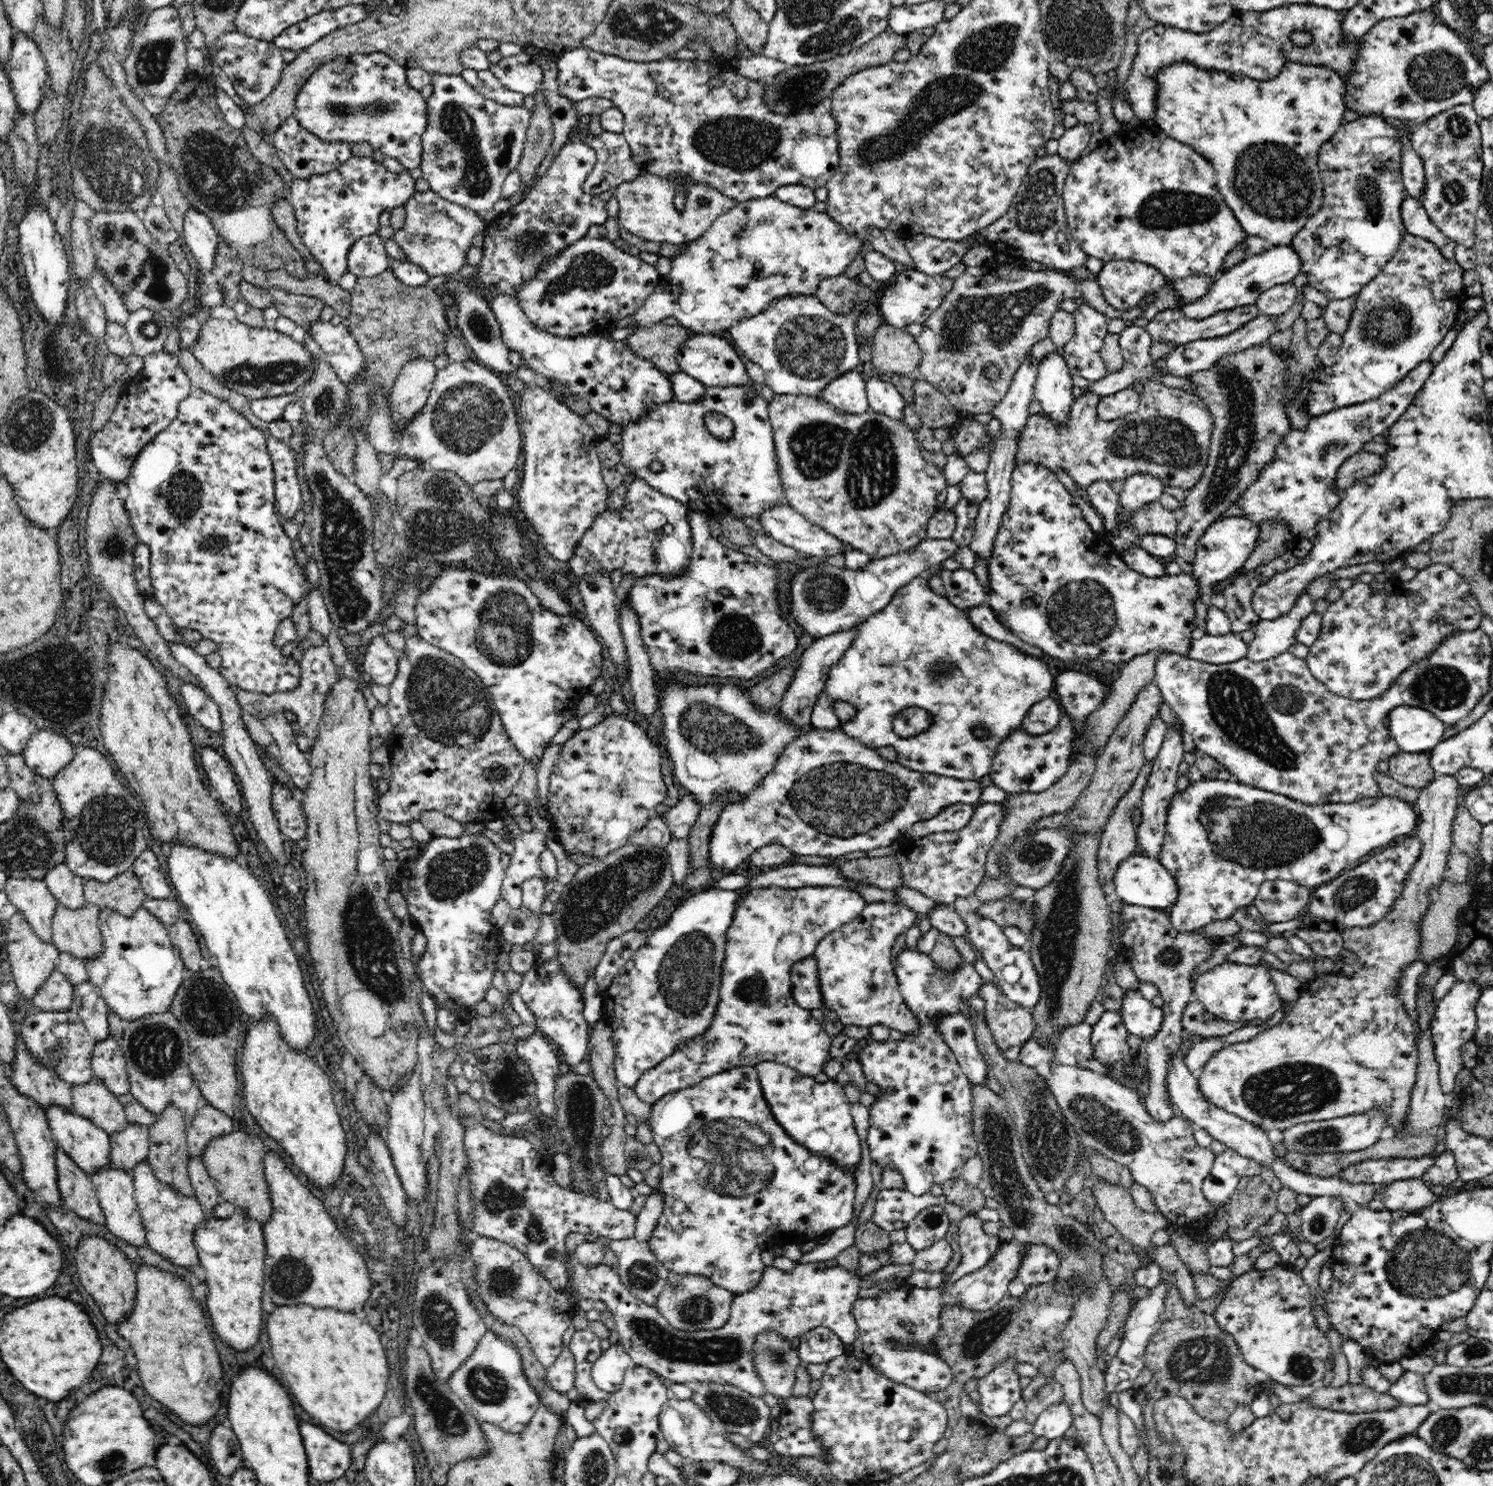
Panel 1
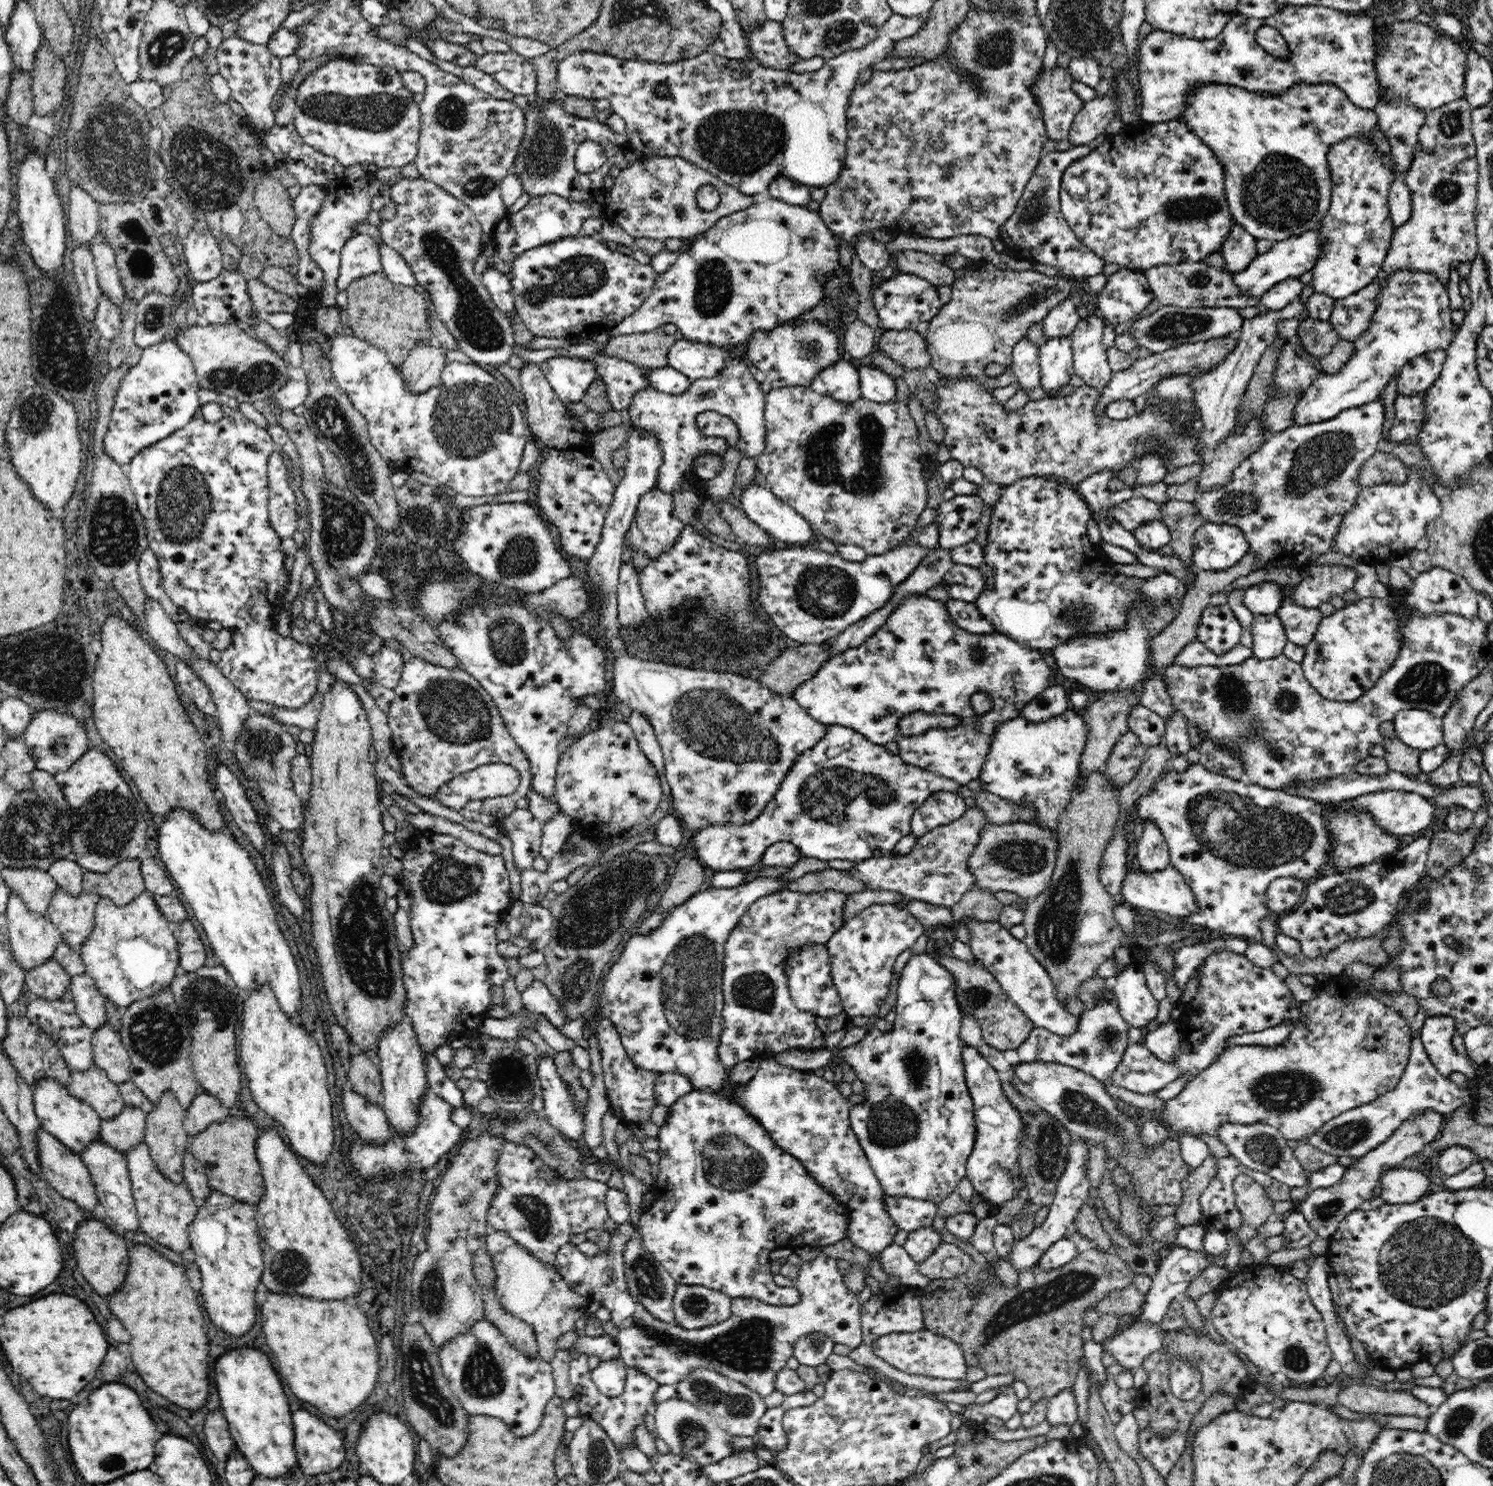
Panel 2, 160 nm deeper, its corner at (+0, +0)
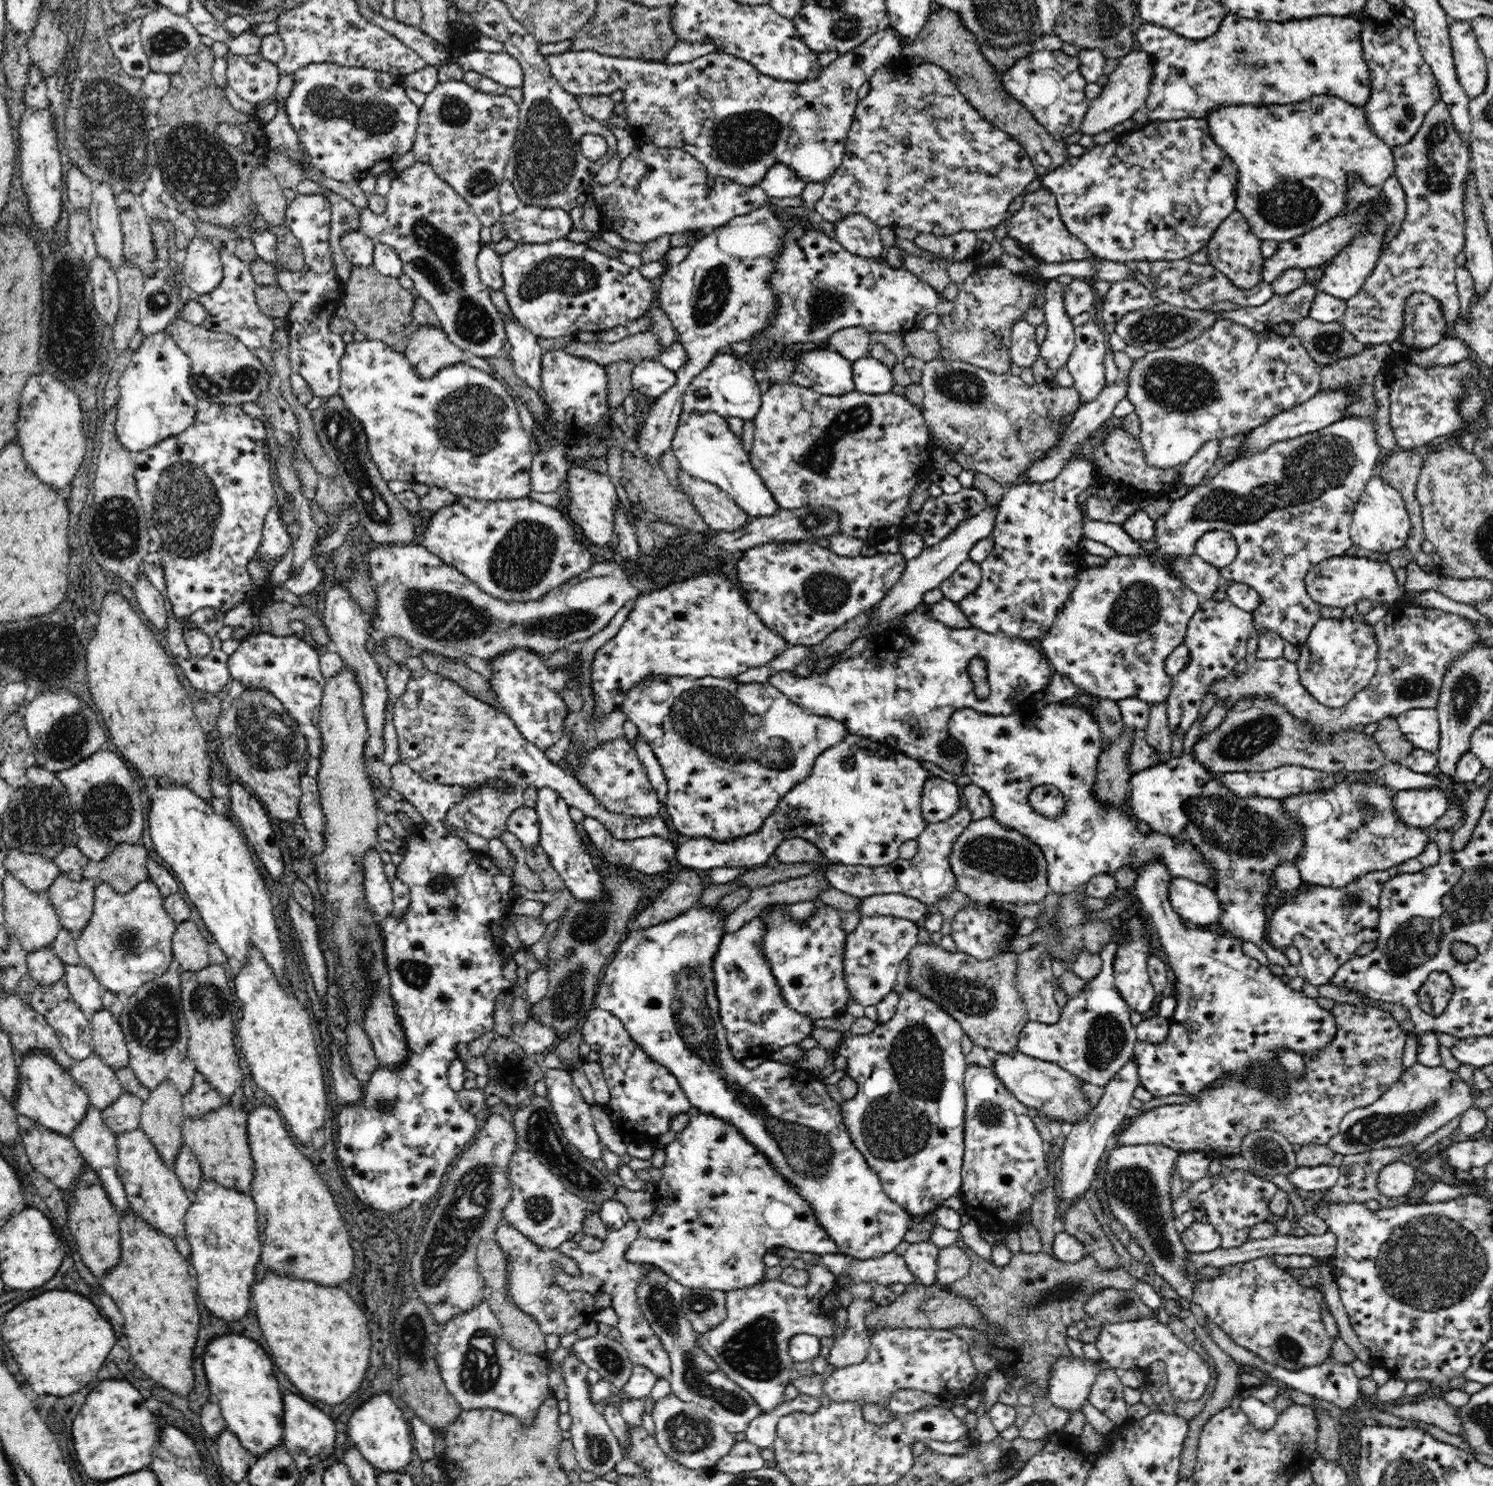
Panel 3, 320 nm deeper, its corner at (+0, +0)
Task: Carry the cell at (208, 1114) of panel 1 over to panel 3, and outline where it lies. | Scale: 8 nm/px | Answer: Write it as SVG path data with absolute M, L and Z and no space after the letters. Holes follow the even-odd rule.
M207 1081L194 1084L183 1098L183 1113L186 1118L200 1118L204 1113L222 1106L220 1094Z

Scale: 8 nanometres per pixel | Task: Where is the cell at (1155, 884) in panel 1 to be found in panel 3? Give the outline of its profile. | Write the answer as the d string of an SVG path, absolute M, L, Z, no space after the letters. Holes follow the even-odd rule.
M1172 878L1168 884L1168 897L1174 912L1190 926L1217 929L1222 916L1222 903L1211 887L1189 878Z

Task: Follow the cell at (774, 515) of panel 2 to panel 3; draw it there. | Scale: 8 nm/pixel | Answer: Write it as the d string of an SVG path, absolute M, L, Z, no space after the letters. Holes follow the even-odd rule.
M684 412L679 416L676 433L671 448L680 468L694 478L719 486L738 506L749 515L749 520L770 516L779 508L772 493L766 488L762 477L750 462L749 453L744 450L742 439L730 431L723 416L714 412Z

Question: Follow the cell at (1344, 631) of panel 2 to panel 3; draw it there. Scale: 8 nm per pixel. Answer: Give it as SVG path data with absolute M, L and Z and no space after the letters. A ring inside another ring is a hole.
M1346 617L1340 620L1322 618L1310 630L1306 644L1297 645L1300 658L1295 663L1298 665L1300 682L1318 702L1332 709L1340 709L1350 702L1357 692L1369 685L1370 680L1376 674L1378 664L1378 639L1374 634L1373 626L1366 625L1363 620L1352 621Z

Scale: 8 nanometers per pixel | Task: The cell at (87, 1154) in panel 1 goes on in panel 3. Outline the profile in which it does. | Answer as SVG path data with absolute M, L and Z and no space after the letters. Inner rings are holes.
M28 1051L24 1056L17 1055L17 1060L18 1096L13 1107L18 1114L30 1117L46 1129L72 1138L91 1103L88 1094L48 1051Z

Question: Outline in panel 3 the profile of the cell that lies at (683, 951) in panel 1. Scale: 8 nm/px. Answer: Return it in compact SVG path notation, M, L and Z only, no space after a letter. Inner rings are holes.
M700 903L692 906L690 910L686 910L684 914L676 916L668 920L668 922L662 922L662 924L656 924L656 926L639 927L639 929L632 929L629 931L625 939L620 943L618 950L615 952L614 958L604 966L604 972L601 976L601 981L597 988L595 996L595 1006L602 1008L602 1010L608 1010L620 1018L630 1037L642 1047L645 1054L648 1054L649 1058L652 1058L655 1062L658 1062L661 1066L664 1066L670 1073L678 1080L680 1087L689 1099L689 1102L698 1111L705 1112L706 1114L712 1114L714 1118L722 1119L726 1123L734 1126L734 1129L746 1139L746 1142L755 1146L777 1170L778 1174L781 1174L790 1184L793 1184L798 1189L798 1195L802 1195L802 1199L806 1199L808 1207L812 1209L816 1215L818 1224L829 1234L829 1237L838 1245L838 1250L843 1255L852 1256L854 1259L870 1260L872 1258L880 1258L889 1252L892 1252L900 1242L903 1241L904 1234L908 1232L910 1226L910 1215L902 1209L896 1202L890 1200L890 1198L884 1193L882 1189L880 1179L878 1175L870 1168L864 1155L854 1146L852 1138L844 1118L842 1117L842 1108L838 1102L832 1100L826 1091L825 1083L820 1080L819 1076L816 1076L814 1072L806 1070L806 1068L794 1067L789 1064L782 1064L780 1062L774 1062L773 1060L765 1060L754 1071L747 1068L742 1061L734 1059L732 1051L730 1051L727 1043L727 1032L722 1024L719 1015L719 1002L717 994L715 993L714 973L713 973L713 958L717 953L719 944L724 936L723 930L725 925L725 918L728 916L721 916L716 913L715 907L702 907Z

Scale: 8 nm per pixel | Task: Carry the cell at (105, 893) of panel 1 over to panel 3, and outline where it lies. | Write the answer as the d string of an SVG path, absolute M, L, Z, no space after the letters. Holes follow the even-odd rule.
M118 843L101 861L88 861L83 877L106 883L120 893L129 893L139 882L148 879L148 851L145 844Z

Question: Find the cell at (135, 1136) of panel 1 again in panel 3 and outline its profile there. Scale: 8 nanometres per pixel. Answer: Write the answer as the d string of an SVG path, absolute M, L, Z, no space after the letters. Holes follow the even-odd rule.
M123 1094L105 1109L101 1110L102 1120L116 1136L140 1128L140 1113L143 1101L136 1096Z

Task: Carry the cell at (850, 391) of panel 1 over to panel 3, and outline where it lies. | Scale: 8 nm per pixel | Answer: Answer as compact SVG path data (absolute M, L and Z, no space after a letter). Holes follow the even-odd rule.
M820 346L816 350L798 353L795 356L794 372L788 377L789 384L805 386L820 394L842 396L855 390L853 361L844 358L838 351Z

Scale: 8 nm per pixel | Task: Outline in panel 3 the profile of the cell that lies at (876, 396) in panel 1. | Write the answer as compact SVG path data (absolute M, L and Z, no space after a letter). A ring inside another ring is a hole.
M870 356L853 361L855 390L866 394L884 394L895 384L891 368Z

